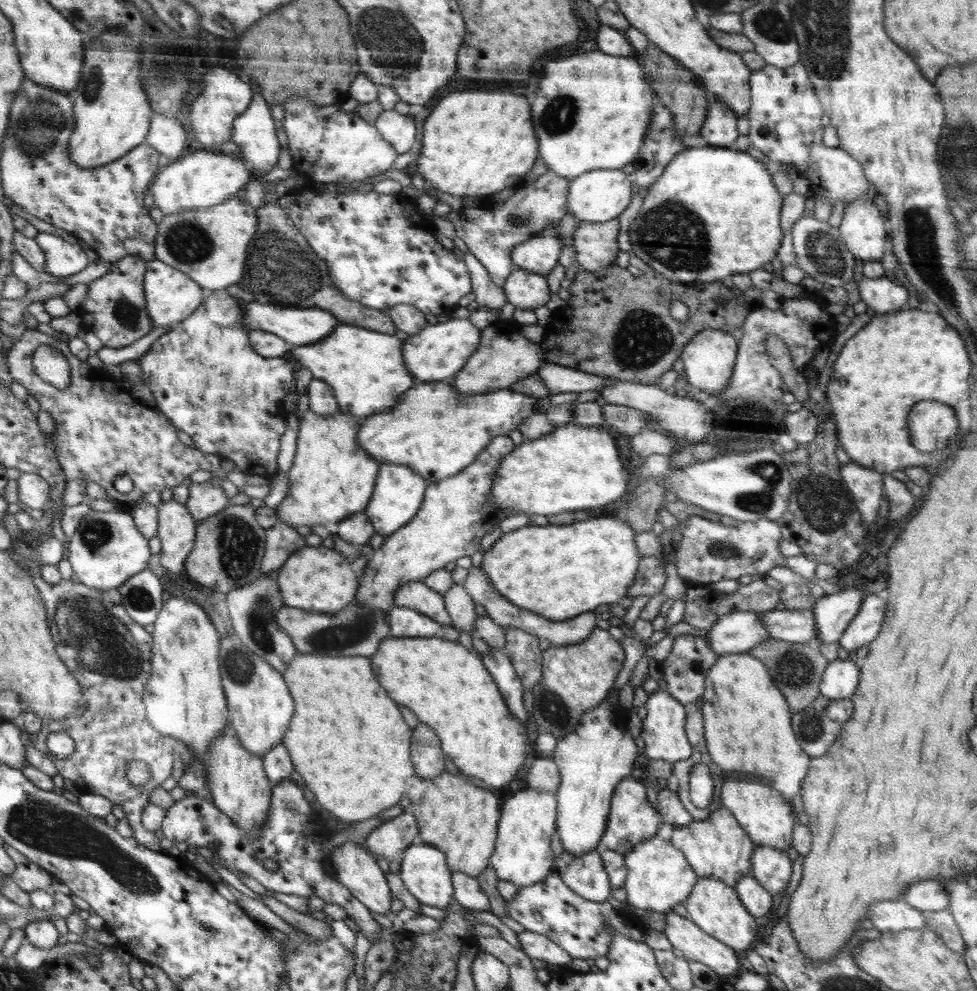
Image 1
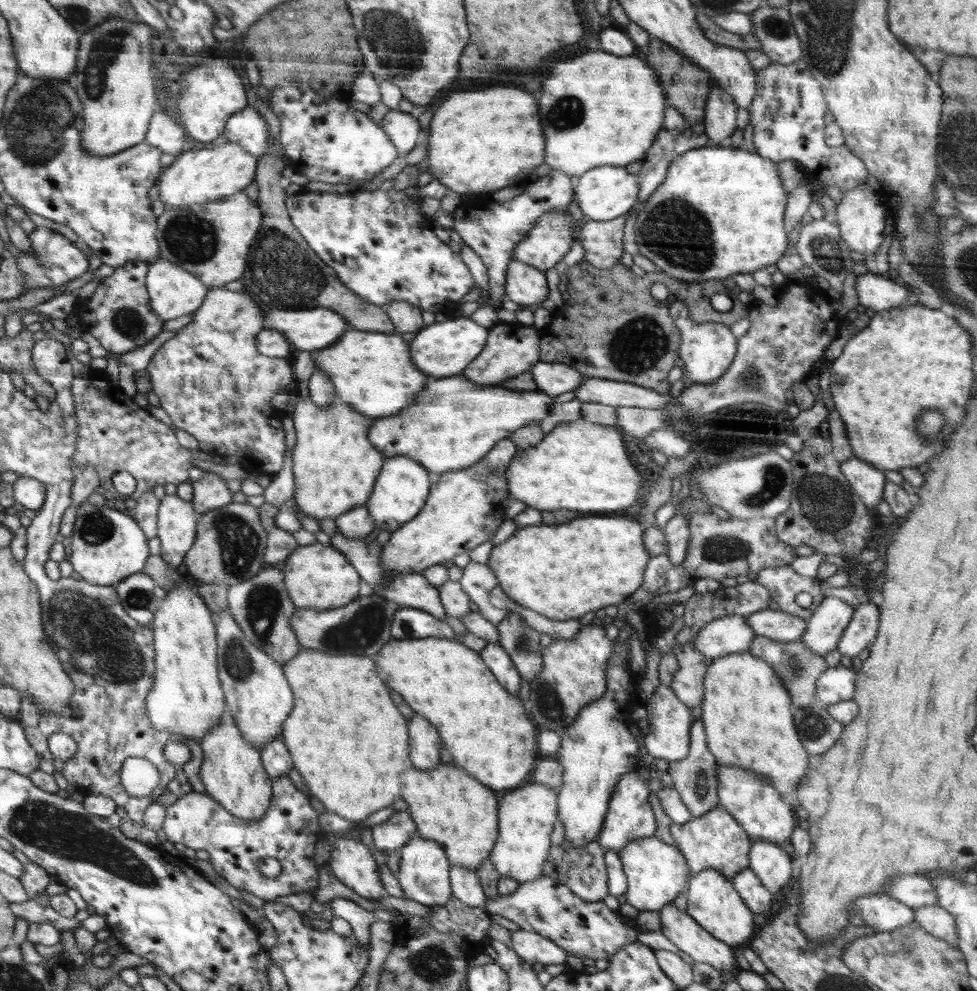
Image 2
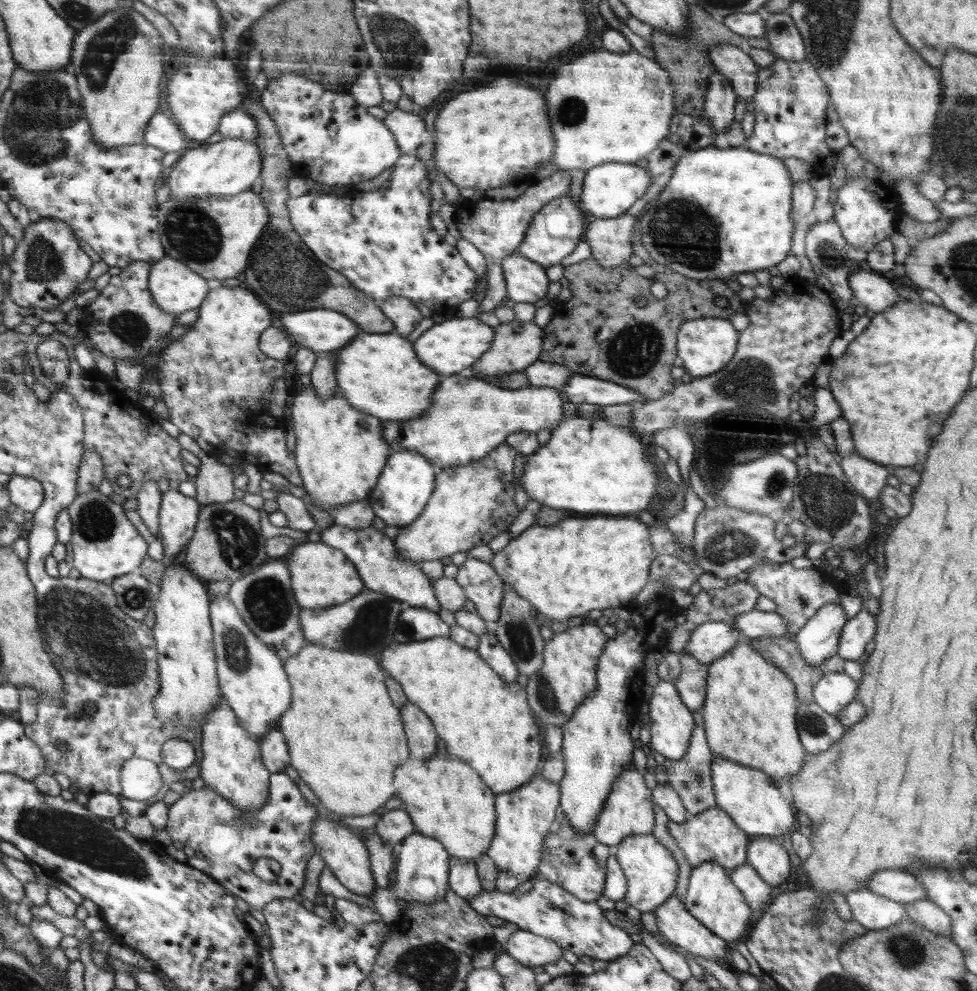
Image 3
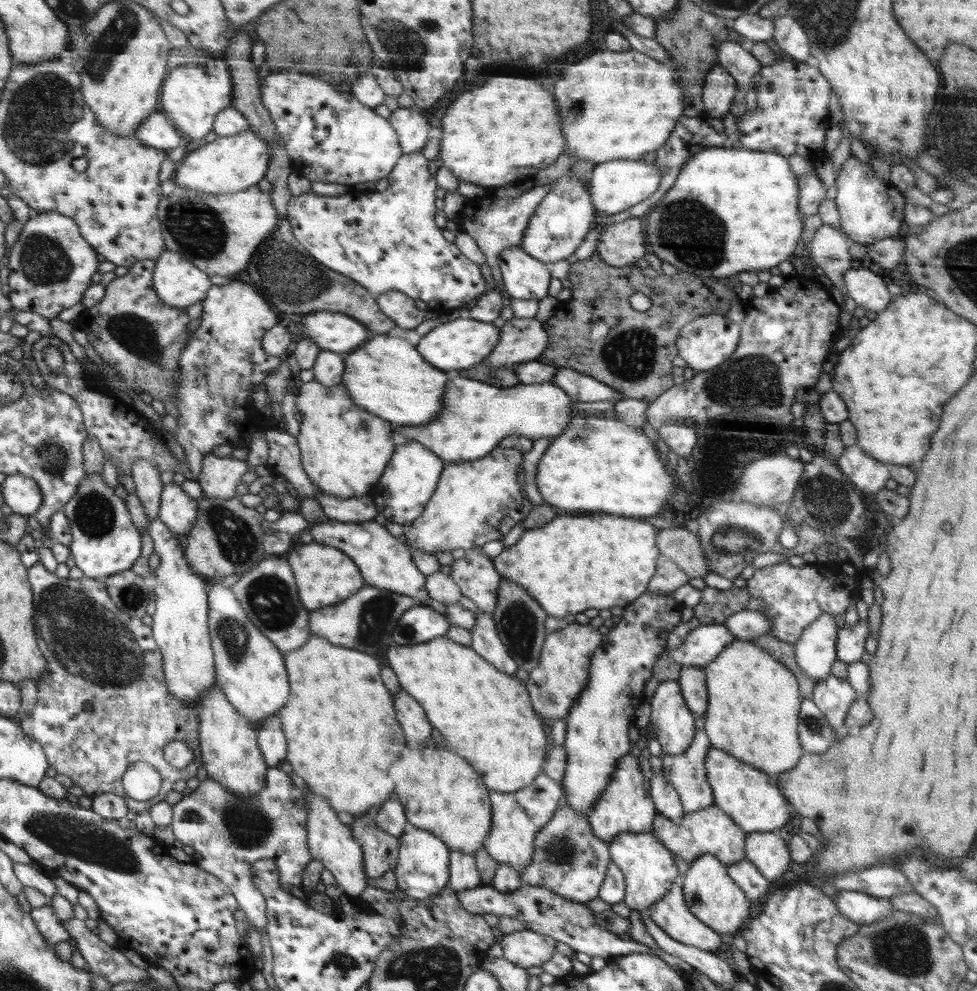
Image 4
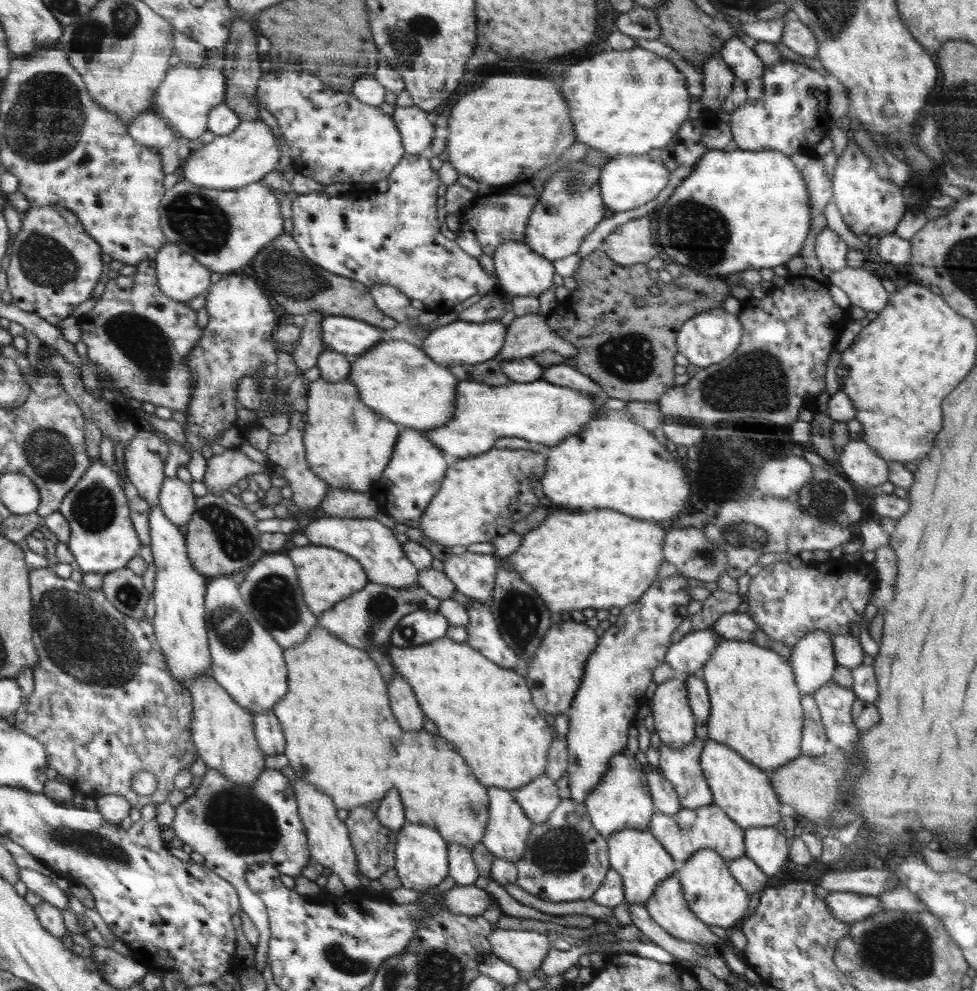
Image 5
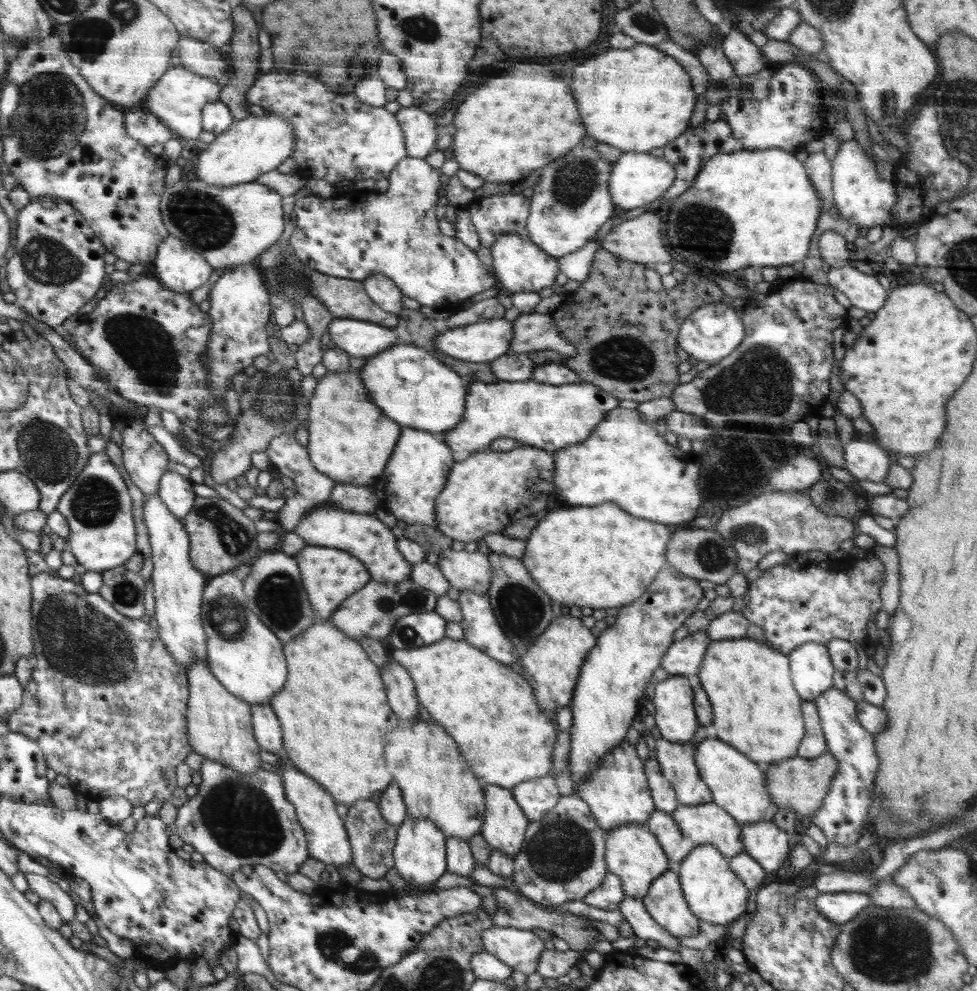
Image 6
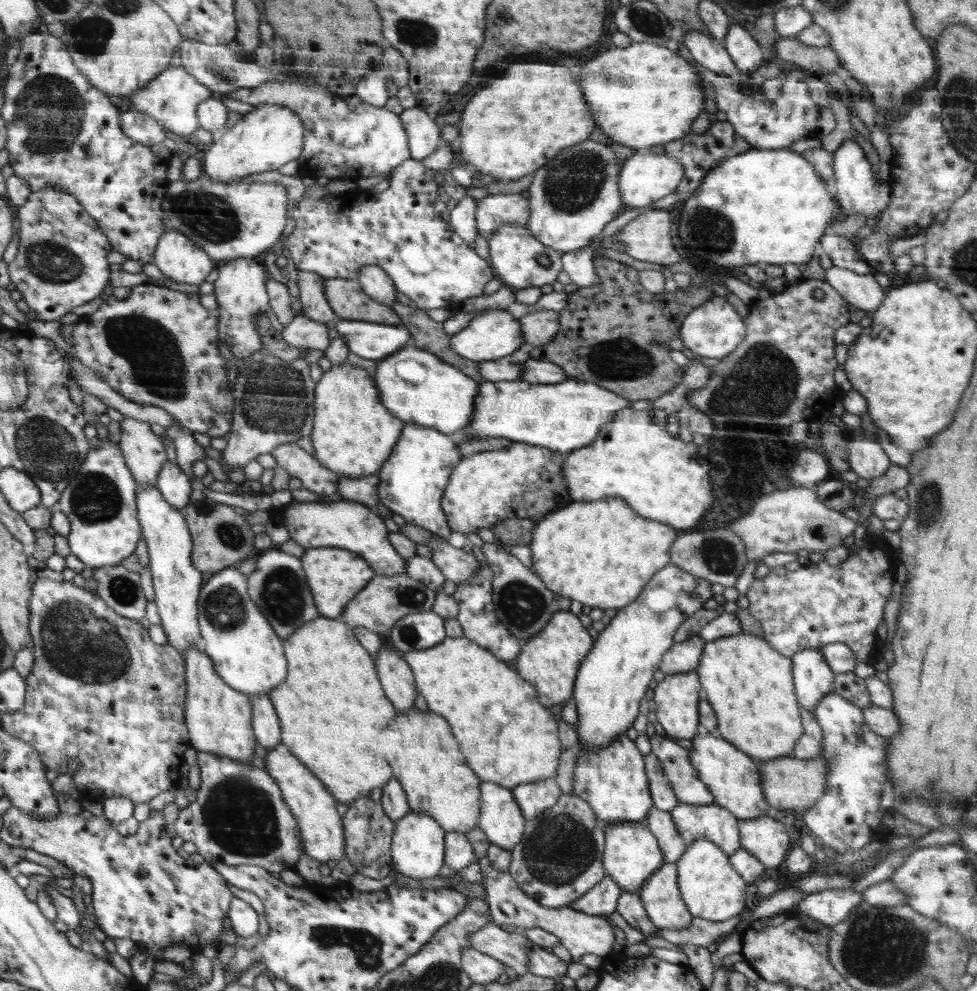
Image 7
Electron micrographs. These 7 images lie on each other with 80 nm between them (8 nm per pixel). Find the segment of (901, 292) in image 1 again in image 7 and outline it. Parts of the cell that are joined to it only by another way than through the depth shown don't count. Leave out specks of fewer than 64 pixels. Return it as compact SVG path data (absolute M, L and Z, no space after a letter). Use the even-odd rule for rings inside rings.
M832 265L825 270L825 281L848 304L862 311L877 311L885 299L883 288L874 279L873 273L862 274Z

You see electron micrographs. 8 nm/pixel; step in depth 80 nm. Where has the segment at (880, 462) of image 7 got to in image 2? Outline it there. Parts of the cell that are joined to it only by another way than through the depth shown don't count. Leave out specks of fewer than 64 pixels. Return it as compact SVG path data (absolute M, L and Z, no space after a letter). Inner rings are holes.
M852 456L841 463L841 471L861 502L874 514L887 484L884 470Z

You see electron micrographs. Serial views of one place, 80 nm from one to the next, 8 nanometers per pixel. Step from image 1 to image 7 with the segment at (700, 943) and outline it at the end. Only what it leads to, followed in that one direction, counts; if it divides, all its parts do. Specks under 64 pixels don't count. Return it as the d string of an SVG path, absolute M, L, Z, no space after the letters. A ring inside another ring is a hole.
M664 862L639 890L648 918L656 928L680 930L691 925L693 916L682 900L676 863Z

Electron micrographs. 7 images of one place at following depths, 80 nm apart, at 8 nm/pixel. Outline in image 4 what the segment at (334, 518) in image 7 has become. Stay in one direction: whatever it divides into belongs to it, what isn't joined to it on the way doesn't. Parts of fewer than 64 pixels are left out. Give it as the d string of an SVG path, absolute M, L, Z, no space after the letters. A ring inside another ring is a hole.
M324 519L323 522L311 525L311 527L312 528L308 531L313 536L313 543L340 549L349 557L352 557L353 561L356 562L358 569L361 570L361 574L364 576L365 584L367 586L376 586L378 588L383 588L384 590L391 590L392 592L403 594L404 596L411 596L412 598L417 598L420 602L423 602L423 604L429 602L430 596L428 596L426 576L420 573L420 570L418 570L416 564L412 561L411 550L408 550L408 548L404 546L404 543L400 544L394 536L390 536L388 530L382 528L380 524L370 522L370 520L366 523L355 524Z

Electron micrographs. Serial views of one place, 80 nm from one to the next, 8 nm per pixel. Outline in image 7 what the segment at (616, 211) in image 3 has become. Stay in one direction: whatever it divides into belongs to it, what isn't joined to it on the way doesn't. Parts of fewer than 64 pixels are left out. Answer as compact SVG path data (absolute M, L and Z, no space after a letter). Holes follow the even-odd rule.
M637 150L625 160L625 168L620 172L620 191L624 206L644 211L644 206L650 206L656 200L675 192L675 188L682 180L683 171L682 164L666 153Z

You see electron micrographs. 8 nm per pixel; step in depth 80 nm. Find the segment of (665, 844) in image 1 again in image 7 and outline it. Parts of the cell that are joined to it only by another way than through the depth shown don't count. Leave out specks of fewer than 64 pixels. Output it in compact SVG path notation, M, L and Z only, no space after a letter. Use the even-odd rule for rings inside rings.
M643 822L606 824L604 867L605 874L617 881L626 892L639 892L645 880L663 865L662 851L652 831Z

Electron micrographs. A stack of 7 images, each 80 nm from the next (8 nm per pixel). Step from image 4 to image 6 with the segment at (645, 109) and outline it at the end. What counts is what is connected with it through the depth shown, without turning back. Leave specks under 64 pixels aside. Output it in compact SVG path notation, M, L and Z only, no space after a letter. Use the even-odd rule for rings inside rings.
M637 43L627 50L608 50L598 58L578 64L572 70L570 88L578 100L578 112L582 112L582 124L586 124L585 134L599 143L610 144L632 153L649 153L652 148L660 148L678 138L690 125L697 96L692 91L692 81L685 68L672 56L662 53L648 44Z

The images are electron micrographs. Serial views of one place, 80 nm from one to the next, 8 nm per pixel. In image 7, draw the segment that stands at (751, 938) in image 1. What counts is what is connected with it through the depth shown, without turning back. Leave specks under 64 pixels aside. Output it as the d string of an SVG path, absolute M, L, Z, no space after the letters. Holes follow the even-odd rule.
M699 838L690 844L680 860L675 863L679 891L688 912L693 917L720 922L748 909L744 892L747 884L730 864L729 855L717 844Z

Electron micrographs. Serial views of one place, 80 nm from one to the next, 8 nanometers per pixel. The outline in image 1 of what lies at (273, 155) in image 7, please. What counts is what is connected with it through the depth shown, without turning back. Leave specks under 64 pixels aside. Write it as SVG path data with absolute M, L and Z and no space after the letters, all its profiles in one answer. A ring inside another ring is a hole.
M202 147L202 152L198 150L189 153L181 159L174 160L174 164L162 168L162 172L158 172L156 179L153 180L153 186L150 187L154 204L164 214L176 214L179 211L222 204L228 196L236 194L247 184L250 174L246 170L246 162L248 161L241 152L236 156Z

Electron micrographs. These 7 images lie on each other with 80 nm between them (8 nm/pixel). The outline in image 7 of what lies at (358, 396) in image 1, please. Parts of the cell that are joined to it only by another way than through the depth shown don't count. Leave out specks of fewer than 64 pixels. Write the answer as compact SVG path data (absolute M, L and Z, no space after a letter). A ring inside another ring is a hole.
M404 348L386 359L380 359L374 372L382 403L405 423L438 429L438 432L457 435L464 430L476 410L480 381L463 373L455 365L434 356L426 349Z

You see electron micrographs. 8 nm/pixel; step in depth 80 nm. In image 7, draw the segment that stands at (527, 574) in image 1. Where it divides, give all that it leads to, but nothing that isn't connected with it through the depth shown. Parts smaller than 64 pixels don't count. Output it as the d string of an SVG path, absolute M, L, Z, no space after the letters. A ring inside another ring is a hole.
M610 496L592 502L574 501L570 506L562 508L562 510L558 510L558 512L553 512L551 515L547 515L540 520L536 520L533 534L532 542L529 544L532 555L532 566L530 566L529 570L542 580L542 583L546 585L548 590L558 594L556 598L568 596L568 598L572 598L572 600L576 600L576 602L582 602L583 605L586 604L592 609L601 608L606 610L607 608L614 608L619 610L633 603L646 584L648 584L662 568L665 568L670 563L669 550L672 548L672 544L674 544L674 540L678 538L680 532L672 528L672 526L638 516L637 510L634 510L633 506L630 506L628 501L624 501L622 497Z

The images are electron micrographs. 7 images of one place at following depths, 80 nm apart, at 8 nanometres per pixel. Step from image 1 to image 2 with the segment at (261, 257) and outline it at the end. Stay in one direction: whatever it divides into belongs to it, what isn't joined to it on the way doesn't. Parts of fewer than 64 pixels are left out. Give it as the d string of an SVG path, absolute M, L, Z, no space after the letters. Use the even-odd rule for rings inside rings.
M271 138L266 155L258 159L257 176L255 183L259 188L259 197L256 201L263 212L263 222L259 234L248 250L246 270L242 276L242 284L250 290L250 296L256 296L263 308L276 308L286 311L308 311L312 308L328 308L341 313L348 321L350 328L361 331L374 331L381 333L394 333L396 326L385 309L368 303L354 294L345 284L337 279L337 272L330 268L310 248L305 237L294 226L292 217L285 205L288 195L284 191L290 184L290 179L282 176L284 169L291 163L282 155L282 147L273 144Z

